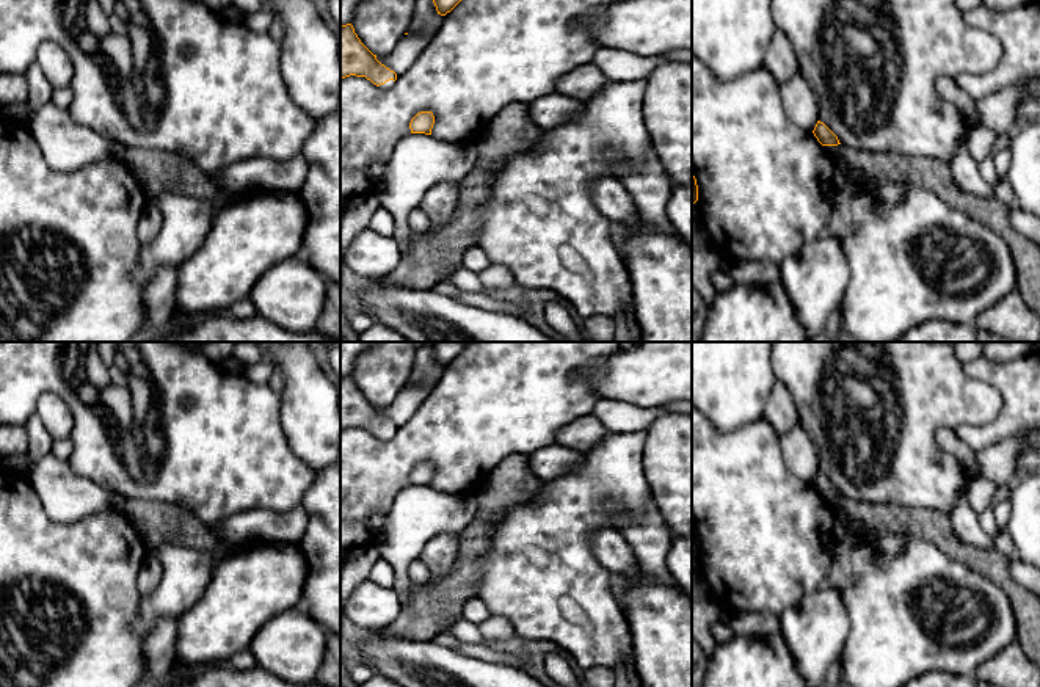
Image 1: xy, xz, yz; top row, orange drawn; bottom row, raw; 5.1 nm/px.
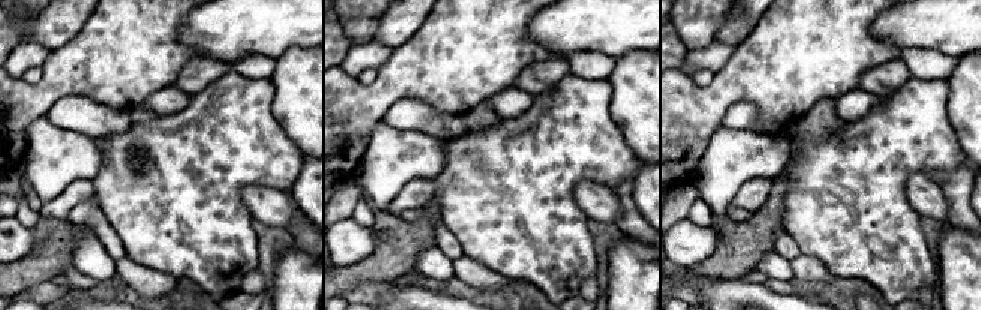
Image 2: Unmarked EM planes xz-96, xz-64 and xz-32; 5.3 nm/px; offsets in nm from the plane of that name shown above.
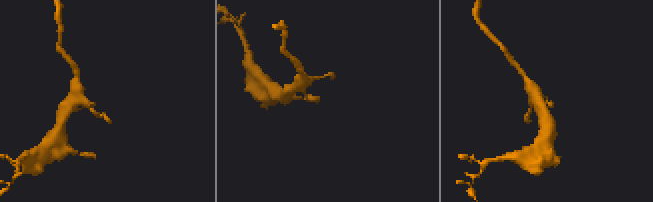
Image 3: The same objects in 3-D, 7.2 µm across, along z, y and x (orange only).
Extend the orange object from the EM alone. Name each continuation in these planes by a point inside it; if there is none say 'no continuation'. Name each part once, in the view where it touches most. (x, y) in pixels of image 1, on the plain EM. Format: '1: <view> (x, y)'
no continuation

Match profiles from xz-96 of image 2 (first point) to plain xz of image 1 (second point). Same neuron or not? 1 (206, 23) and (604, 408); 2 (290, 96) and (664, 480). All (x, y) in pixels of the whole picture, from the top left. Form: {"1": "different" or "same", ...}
{"1": "different", "2": "same"}

